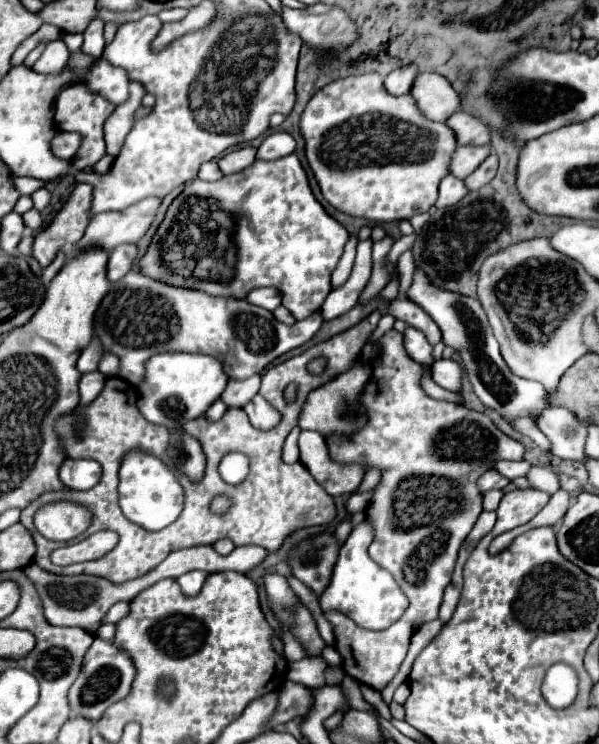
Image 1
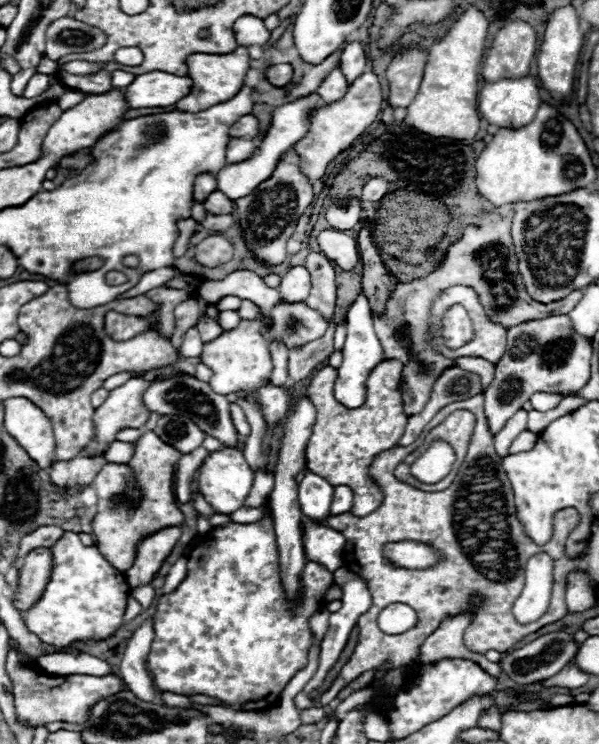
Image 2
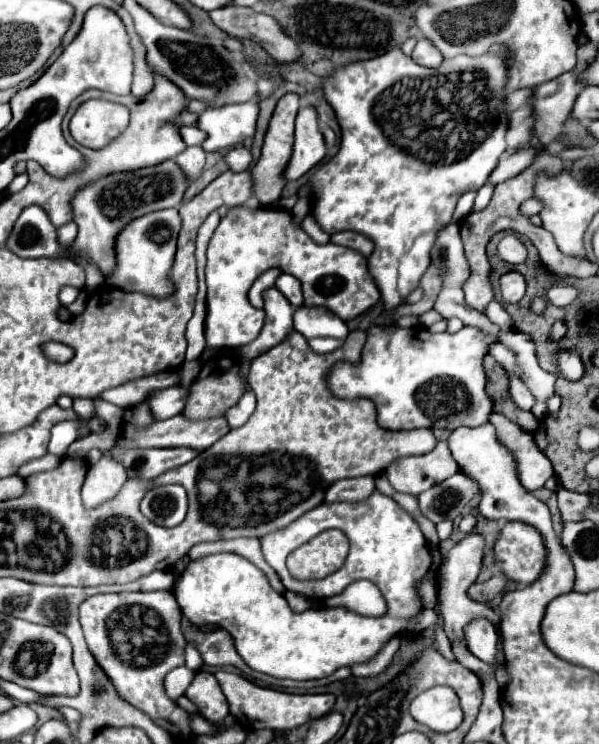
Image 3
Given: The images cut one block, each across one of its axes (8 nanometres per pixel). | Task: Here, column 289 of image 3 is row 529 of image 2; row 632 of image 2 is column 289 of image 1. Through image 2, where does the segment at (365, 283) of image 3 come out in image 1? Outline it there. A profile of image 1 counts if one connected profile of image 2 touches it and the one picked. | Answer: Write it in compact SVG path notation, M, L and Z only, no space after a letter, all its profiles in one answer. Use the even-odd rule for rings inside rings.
M290 154L278 160L256 160L246 170L222 176L216 182L192 180L190 184L186 184L184 190L168 206L166 216L152 236L146 254L138 260L138 268L140 274L160 280L168 286L202 290L212 296L244 298L254 288L274 286L282 292L284 306L290 310L290 314L296 320L302 320L314 314L314 310L318 310L330 294L330 276L344 252L346 240L348 234L344 226L324 212L322 204L310 190L306 172L300 166L298 156ZM174 238L182 238L182 242L194 242L194 252L190 254L190 258L194 258L190 260L192 268L172 270L168 264L168 256L164 262L162 246L170 246Z

